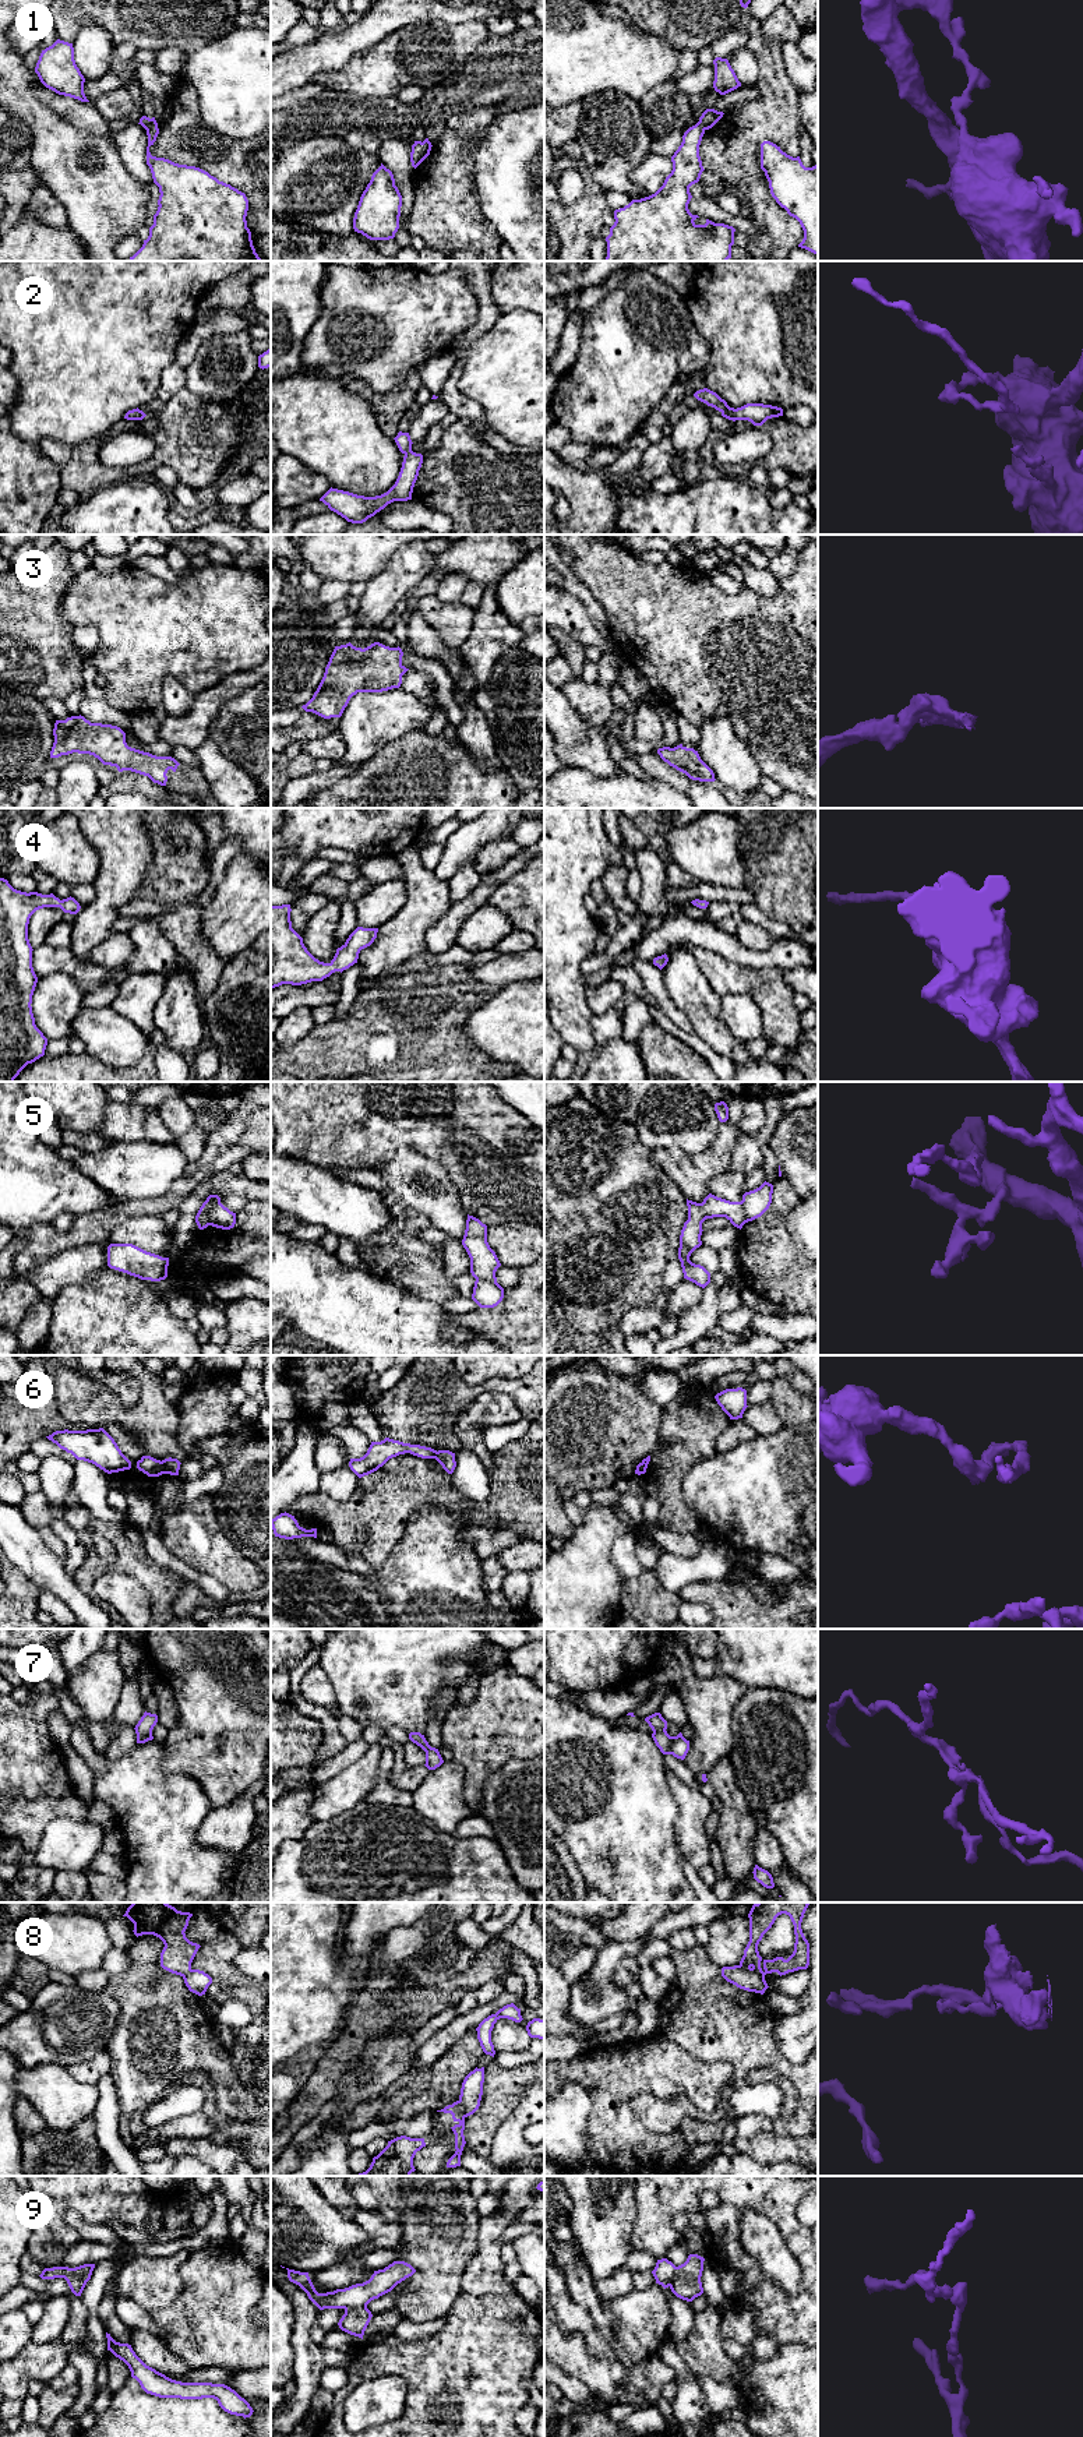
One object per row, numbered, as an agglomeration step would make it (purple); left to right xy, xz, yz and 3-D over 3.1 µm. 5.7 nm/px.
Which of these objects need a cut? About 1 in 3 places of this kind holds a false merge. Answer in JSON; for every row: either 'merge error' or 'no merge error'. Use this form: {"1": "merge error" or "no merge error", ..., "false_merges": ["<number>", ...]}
{"1": "merge error", "2": "no merge error", "3": "no merge error", "4": "no merge error", "5": "merge error", "6": "merge error", "7": "no merge error", "8": "merge error", "9": "merge error", "false_merges": ["1", "5", "6", "8", "9"]}

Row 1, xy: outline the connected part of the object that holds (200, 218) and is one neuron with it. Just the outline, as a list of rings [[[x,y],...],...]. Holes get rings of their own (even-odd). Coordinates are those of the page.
[[[158,126],[147,128],[147,165],[154,183],[159,187],[159,207],[148,239],[128,261],[262,261],[255,253],[247,228],[246,194],[200,167],[152,156],[149,147],[158,134]]]

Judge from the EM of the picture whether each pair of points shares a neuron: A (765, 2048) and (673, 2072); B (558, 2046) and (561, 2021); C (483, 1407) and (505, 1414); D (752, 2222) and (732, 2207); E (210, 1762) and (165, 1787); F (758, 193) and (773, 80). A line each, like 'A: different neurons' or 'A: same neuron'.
A: different neurons
B: different neurons
C: same neuron
D: different neurons
E: different neurons
F: same neuron

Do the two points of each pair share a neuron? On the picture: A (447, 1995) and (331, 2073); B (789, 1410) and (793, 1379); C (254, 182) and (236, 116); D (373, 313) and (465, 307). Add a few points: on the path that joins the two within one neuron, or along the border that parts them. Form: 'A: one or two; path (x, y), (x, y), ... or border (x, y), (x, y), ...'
A: one; path (416, 2005), (411, 2010), (380, 2016), (353, 2042)
B: two; border (778, 1374), (803, 1393)
C: two; border (211, 127), (235, 138), (256, 136)
D: one; path (395, 313), (424, 313), (443, 307)

